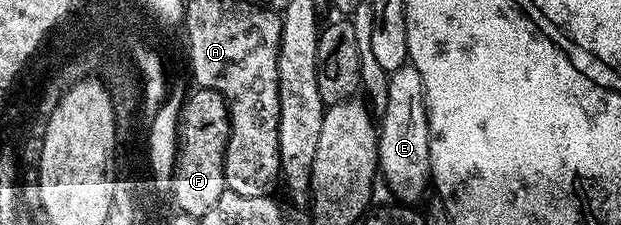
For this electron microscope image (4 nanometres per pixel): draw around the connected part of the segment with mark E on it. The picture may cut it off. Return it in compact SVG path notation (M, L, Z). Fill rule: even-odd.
M411 63L400 66L400 70L389 73L387 82L388 104L386 112L380 116L380 131L378 134L378 166L381 179L393 192L393 199L406 206L417 205L417 200L425 194L426 188L431 187L430 179L430 131L426 117L426 99L424 86L420 78L420 70L416 70Z

